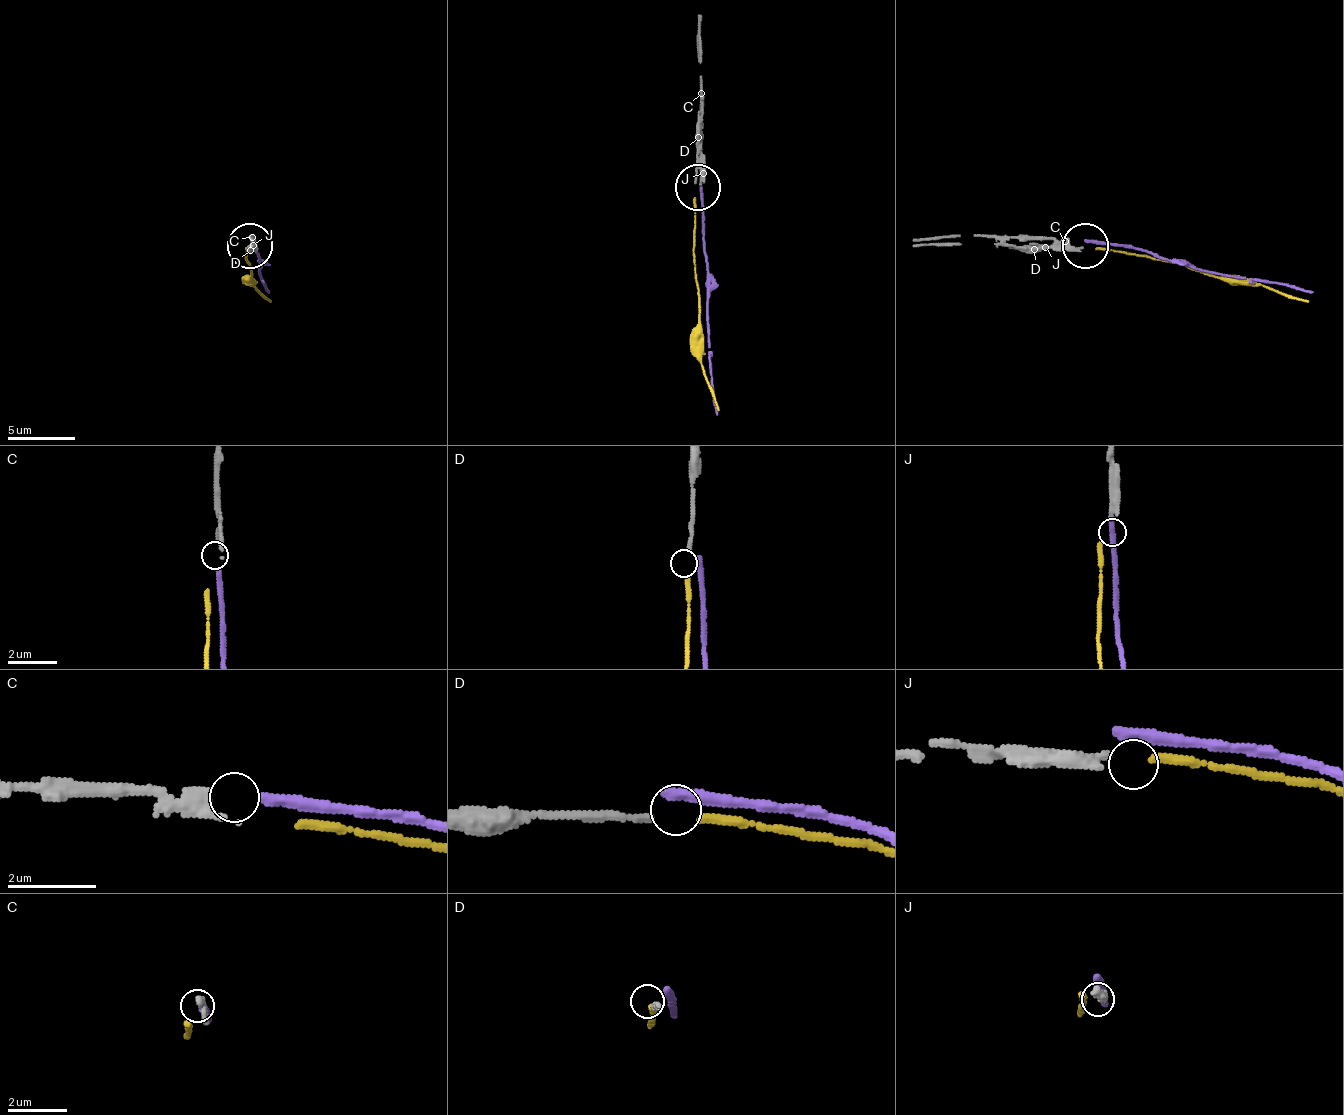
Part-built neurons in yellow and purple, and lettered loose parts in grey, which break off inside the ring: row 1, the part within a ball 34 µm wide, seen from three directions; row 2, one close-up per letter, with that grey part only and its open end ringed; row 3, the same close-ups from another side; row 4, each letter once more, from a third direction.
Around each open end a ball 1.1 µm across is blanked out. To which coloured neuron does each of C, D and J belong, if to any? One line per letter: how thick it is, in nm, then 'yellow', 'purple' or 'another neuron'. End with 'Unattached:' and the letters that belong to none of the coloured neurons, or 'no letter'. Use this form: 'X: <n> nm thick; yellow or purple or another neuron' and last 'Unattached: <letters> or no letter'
C: 280 nm thick; purple
D: 160 nm thick; yellow
J: 280 nm thick; another neuron
Unattached: J

